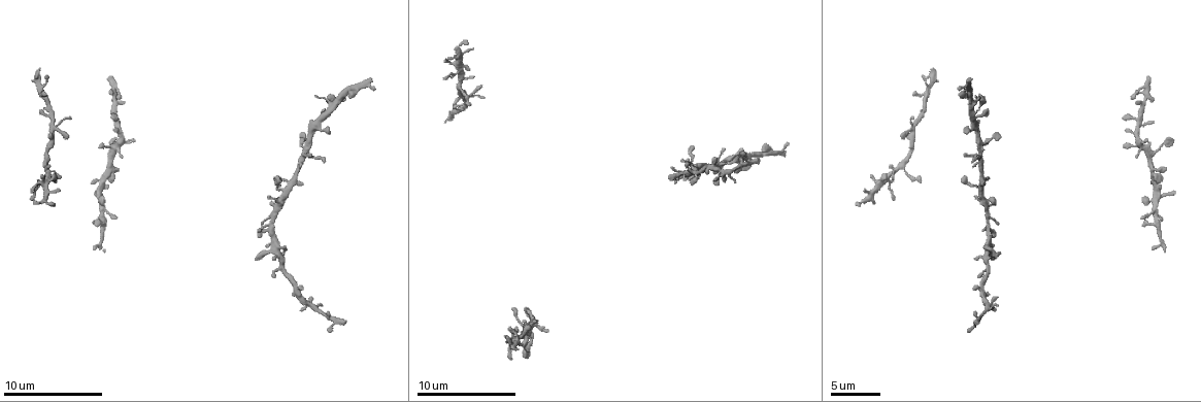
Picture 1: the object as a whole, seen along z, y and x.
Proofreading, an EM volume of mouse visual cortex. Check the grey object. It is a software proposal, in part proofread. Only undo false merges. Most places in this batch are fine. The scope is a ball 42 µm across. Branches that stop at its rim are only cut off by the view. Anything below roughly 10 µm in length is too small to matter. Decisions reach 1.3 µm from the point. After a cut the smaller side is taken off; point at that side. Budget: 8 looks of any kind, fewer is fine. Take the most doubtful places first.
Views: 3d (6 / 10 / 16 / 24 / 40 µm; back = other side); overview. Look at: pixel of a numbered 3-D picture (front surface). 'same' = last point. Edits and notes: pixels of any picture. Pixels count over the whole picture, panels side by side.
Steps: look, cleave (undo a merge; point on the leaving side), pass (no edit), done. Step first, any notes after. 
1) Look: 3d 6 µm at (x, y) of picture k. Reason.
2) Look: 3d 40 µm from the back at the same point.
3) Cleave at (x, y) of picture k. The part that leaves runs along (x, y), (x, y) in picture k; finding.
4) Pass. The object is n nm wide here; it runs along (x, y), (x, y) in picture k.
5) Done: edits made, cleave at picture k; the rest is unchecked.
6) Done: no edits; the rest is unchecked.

Look: 3d 6 µm at (985, 229) of picture 1. A narrow waist.

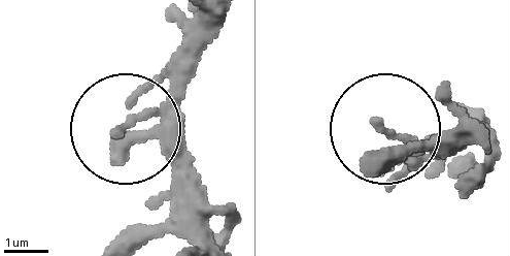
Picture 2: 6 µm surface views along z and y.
Pass. All the same neuron.

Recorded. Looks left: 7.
Look: 3d 10 µm at (971, 111) of picture 1.

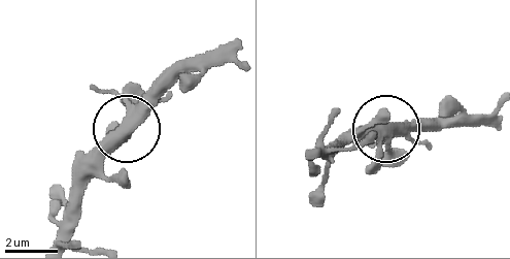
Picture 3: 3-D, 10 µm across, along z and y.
Look: 3d 6 µm at (389, 129) of picture 3.

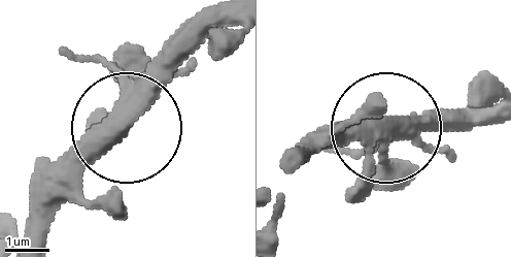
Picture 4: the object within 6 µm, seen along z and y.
Pass. One neuron here.

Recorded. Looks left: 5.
Look: 3d 10 µm at (980, 171) of picture 1. Narrows sharply.

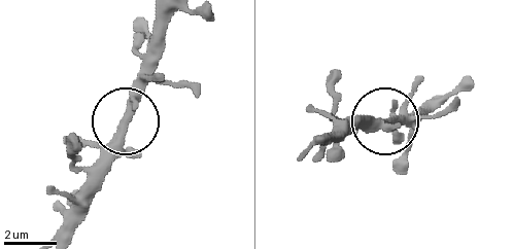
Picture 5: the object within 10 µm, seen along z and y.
Pass. The object is 240 nm wide here; it runs along (60, 228), (124, 115), (148, 44) in picture 5; one neuron here.

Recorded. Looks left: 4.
Done: no edits; the rest is unchecked.

